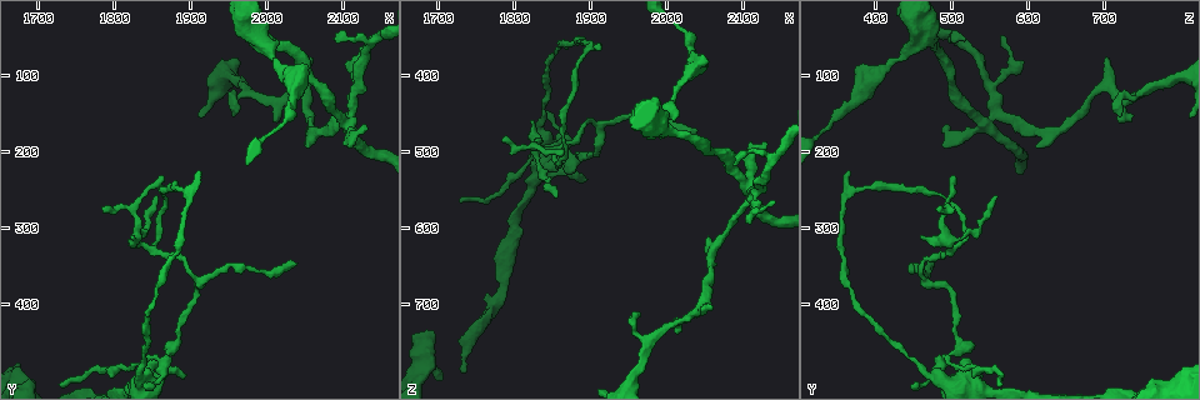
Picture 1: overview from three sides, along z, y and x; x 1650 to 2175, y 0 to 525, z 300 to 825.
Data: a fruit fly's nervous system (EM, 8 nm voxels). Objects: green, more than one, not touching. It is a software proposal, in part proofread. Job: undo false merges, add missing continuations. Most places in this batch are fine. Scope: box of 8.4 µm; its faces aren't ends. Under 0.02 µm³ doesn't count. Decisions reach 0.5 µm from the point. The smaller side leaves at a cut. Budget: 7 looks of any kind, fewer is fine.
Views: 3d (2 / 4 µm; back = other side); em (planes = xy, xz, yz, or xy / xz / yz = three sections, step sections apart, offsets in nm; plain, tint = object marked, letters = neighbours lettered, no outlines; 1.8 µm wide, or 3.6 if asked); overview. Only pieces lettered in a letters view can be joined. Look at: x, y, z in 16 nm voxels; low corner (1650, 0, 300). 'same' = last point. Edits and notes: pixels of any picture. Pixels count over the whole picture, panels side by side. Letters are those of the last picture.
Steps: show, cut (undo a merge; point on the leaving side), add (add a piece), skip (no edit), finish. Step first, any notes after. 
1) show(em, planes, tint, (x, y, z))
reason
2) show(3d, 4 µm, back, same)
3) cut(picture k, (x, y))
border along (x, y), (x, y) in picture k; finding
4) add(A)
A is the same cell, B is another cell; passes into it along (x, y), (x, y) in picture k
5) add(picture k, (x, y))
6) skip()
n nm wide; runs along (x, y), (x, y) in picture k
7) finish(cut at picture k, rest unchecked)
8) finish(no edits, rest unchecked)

show(em, planes, letters, (2105, 160, 545))
sharp bend

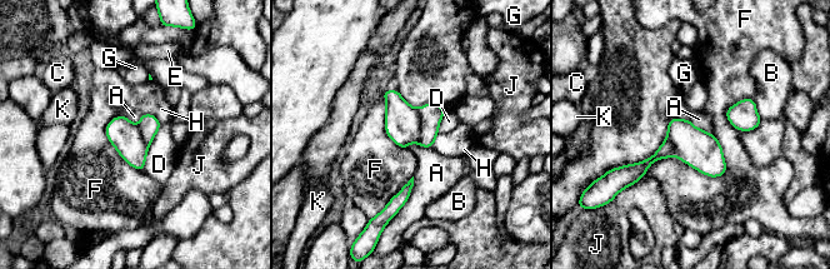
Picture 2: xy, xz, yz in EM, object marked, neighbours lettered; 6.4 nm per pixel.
cut(picture 2, (430, 114))
A, B, C, D, E, F, G, H, J and K are other cells; the part that leaves runs along (671, 150), (640, 169), (628, 169) in picture 2; two neurons meet here

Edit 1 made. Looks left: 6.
show(overview)
redraw

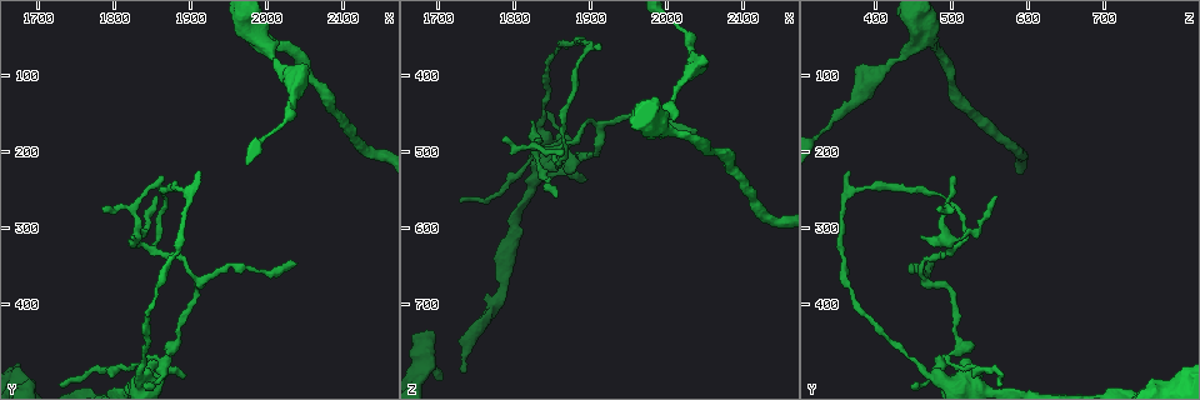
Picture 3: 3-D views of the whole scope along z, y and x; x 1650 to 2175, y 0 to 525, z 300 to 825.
show(em, planes, plain, (1990, 45, 465))
looks like a crossing

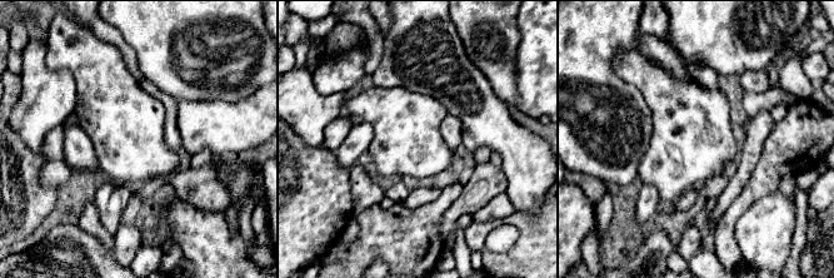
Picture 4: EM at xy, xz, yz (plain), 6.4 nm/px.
show(em, planes, letters, same)
what lies round it

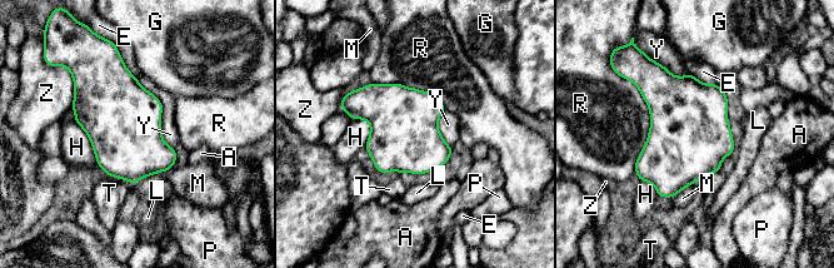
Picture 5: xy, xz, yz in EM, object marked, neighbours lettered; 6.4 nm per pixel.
skip()
R touches over 600 nm; A, E, G, H, L, M, P, R, T, Y and Z are other cells; one neuron here

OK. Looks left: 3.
show(em, planes, letters, (1865, 475, 485))
calibre changes

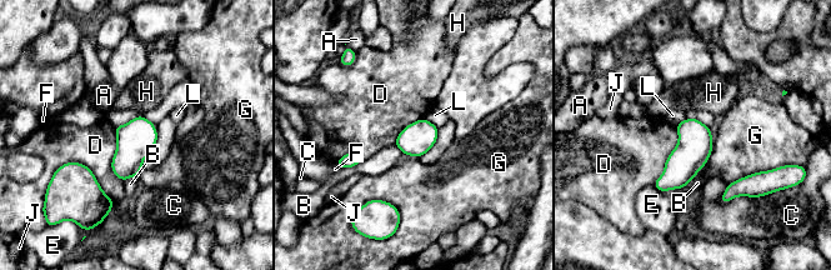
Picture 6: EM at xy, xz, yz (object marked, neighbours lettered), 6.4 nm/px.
skip()
220 nm wide; A, B, C, D, E, F, G, H, J and L are other cells; border along (54, 171), (83, 163), (114, 203) in picture 6; continuous, no second neuron

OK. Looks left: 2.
finish(cut at picture 2, rest unchecked)

